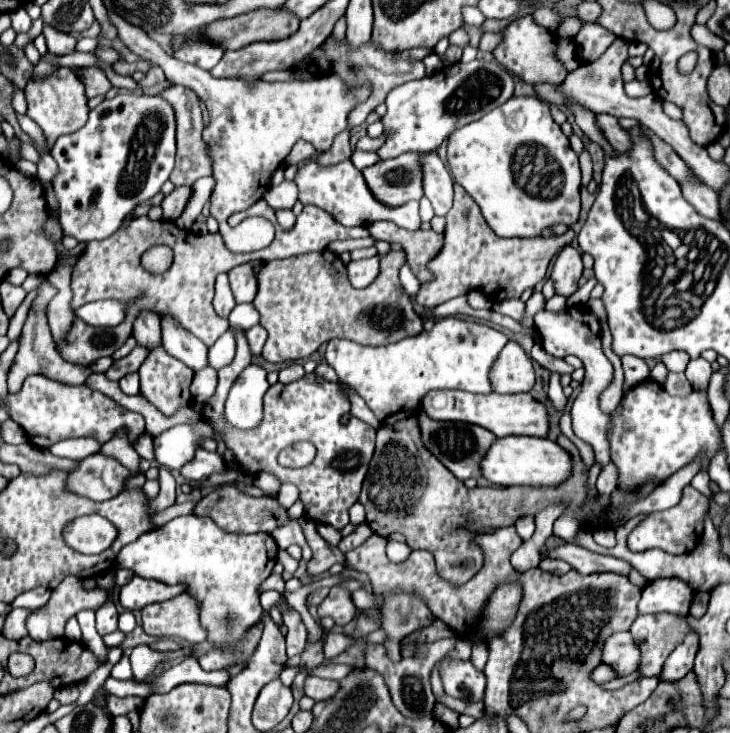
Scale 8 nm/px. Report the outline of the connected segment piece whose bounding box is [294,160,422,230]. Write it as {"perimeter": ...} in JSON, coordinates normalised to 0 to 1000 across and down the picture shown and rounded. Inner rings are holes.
{"perimeter":[[[422,218],[419,224],[408,226],[403,248],[408,254],[408,273],[416,281],[429,278],[433,284],[449,289],[463,306],[468,306],[474,311],[504,308],[518,300],[537,300],[540,306],[545,306],[548,311],[556,311],[556,314],[573,314],[578,306],[575,295],[573,295],[573,276],[564,273],[548,284],[532,284],[532,281],[521,278],[504,259],[496,235],[488,232],[479,218],[471,218],[468,224],[455,224],[455,226],[438,226],[436,218]]]}

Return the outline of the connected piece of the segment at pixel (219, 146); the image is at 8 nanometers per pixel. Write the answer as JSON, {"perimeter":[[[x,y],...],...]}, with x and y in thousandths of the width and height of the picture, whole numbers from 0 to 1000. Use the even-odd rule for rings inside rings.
{"perimeter":[[[148,16],[148,19],[151,19],[151,27],[156,30],[156,35],[162,38],[164,55],[181,71],[222,90],[227,106],[236,115],[249,115],[249,117],[266,123],[274,131],[274,136],[282,142],[282,147],[288,153],[288,169],[282,169],[282,175],[277,180],[277,191],[279,191],[279,196],[285,202],[285,213],[290,218],[290,243],[296,246],[290,267],[288,267],[288,295],[296,297],[299,306],[310,303],[318,292],[342,284],[348,276],[353,276],[362,267],[362,262],[370,254],[373,235],[389,221],[389,216],[395,213],[395,207],[400,205],[400,199],[408,191],[425,194],[436,207],[449,205],[455,199],[458,186],[477,172],[477,166],[474,166],[477,153],[488,142],[499,139],[504,134],[504,126],[507,126],[504,115],[477,123],[471,117],[471,112],[460,104],[438,104],[438,106],[430,106],[422,112],[408,112],[408,109],[403,109],[403,112],[359,112],[359,109],[353,109],[348,115],[340,115],[337,109],[326,109],[326,106],[293,106],[285,95],[268,93],[266,87],[252,87],[252,85],[241,82],[238,76],[227,74],[208,52],[203,52],[203,46],[195,38],[175,33],[164,22],[159,22],[159,16]]]}

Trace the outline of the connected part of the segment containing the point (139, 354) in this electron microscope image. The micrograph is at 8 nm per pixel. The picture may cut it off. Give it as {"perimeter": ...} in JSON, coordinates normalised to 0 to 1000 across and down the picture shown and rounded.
{"perimeter":[[[186,472],[175,486],[159,491],[159,494],[142,508],[142,513],[145,513],[148,518],[159,518],[159,521],[162,521],[170,510],[181,510],[181,508],[186,508],[186,505],[192,502],[192,497],[197,494],[200,486],[203,486],[203,475],[197,475],[197,472]]]}

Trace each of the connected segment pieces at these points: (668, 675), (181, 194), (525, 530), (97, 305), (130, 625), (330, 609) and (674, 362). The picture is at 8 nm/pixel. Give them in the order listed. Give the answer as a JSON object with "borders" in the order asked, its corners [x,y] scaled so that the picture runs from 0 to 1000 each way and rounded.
{"borders":[[[[945,859],[937,873],[923,884],[923,889],[912,898],[910,911],[904,917],[904,930],[926,930],[937,925],[951,906],[951,895],[956,889],[956,868],[951,859]]],[[[255,254],[255,256],[241,256],[236,265],[225,267],[225,273],[222,273],[222,278],[219,278],[219,284],[222,284],[222,297],[238,303],[238,300],[249,292],[258,270],[260,270],[260,256],[258,256],[258,254]]],[[[718,701],[704,712],[710,730],[716,738],[725,737],[733,726],[732,704],[729,701]]],[[[137,409],[115,415],[104,423],[104,431],[112,434],[118,442],[133,447],[160,445],[173,431],[173,416],[162,409]]],[[[173,832],[163,839],[162,843],[162,859],[170,865],[181,862],[186,857],[186,844],[184,838],[179,834]]],[[[458,799],[436,827],[436,840],[455,840],[463,854],[474,854],[488,840],[488,835],[490,829],[482,821],[479,805],[468,799]]],[[[926,477],[926,480],[910,483],[910,486],[907,486],[907,494],[912,497],[912,502],[915,502],[918,508],[937,508],[940,499],[942,499],[942,494],[945,494],[945,486],[942,486],[940,480]]]]}

